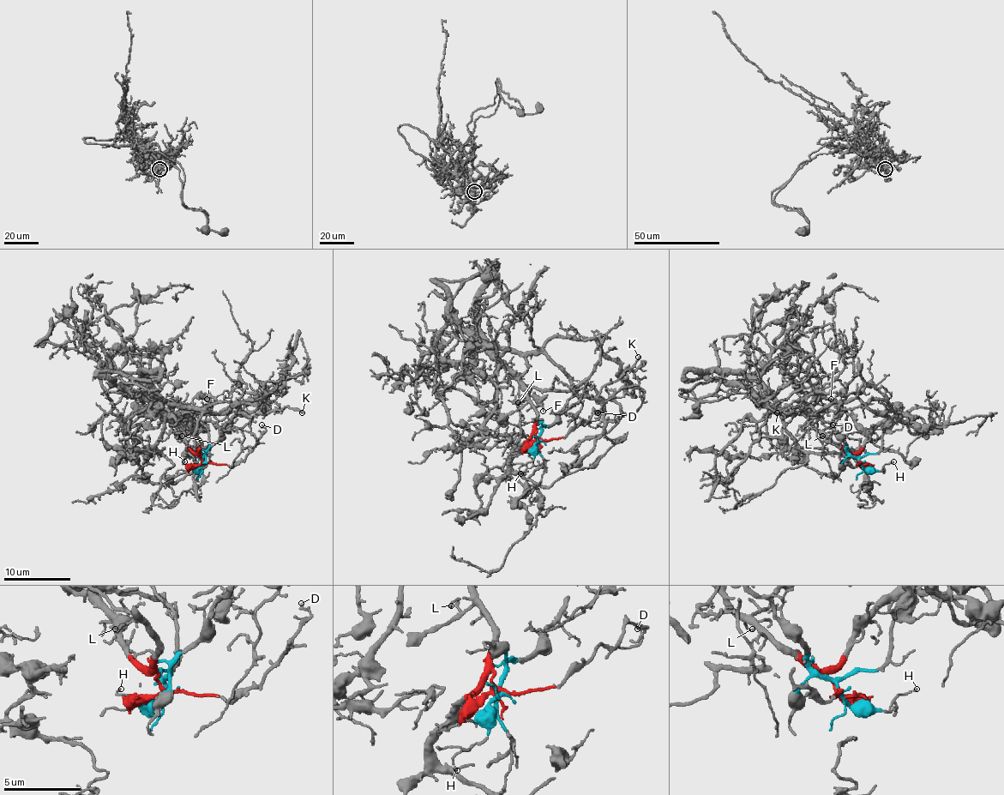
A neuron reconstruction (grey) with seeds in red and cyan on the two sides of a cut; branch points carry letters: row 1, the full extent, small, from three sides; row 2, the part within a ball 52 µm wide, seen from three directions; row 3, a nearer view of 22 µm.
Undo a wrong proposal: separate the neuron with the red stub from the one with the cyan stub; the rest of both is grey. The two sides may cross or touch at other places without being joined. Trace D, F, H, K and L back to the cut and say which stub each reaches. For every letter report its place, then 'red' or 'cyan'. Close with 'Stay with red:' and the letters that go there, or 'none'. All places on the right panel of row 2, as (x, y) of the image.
D: place (832, 424); red
F: place (831, 399); red
H: place (893, 461); cyan
K: place (777, 412); cyan
L: place (822, 436); red
Stay with red: D, F, L

